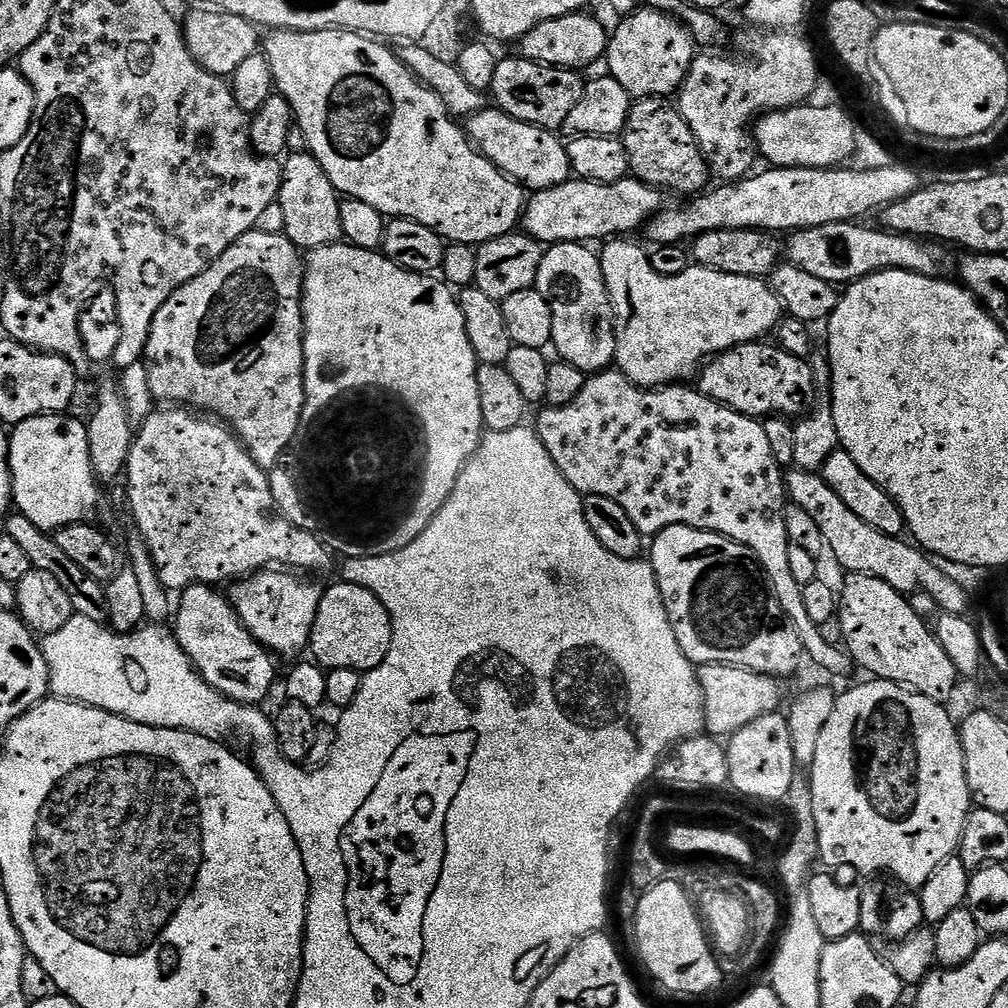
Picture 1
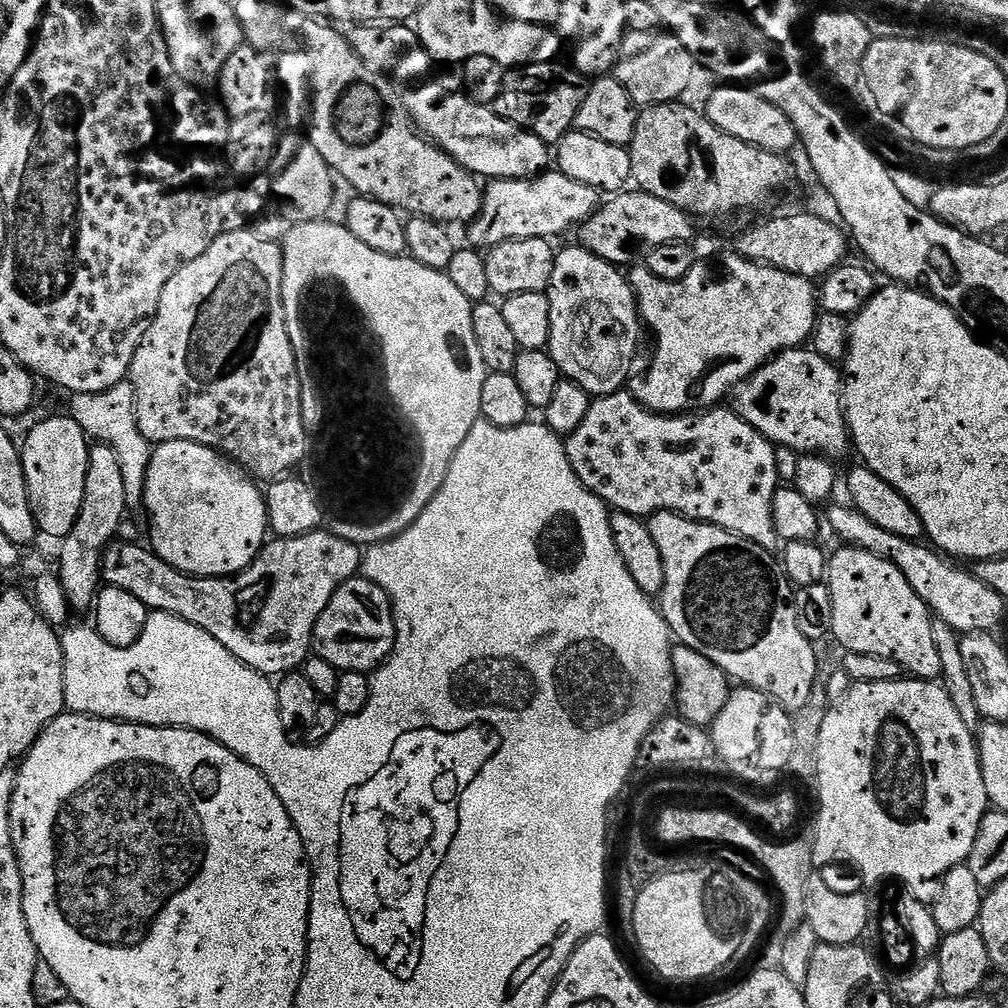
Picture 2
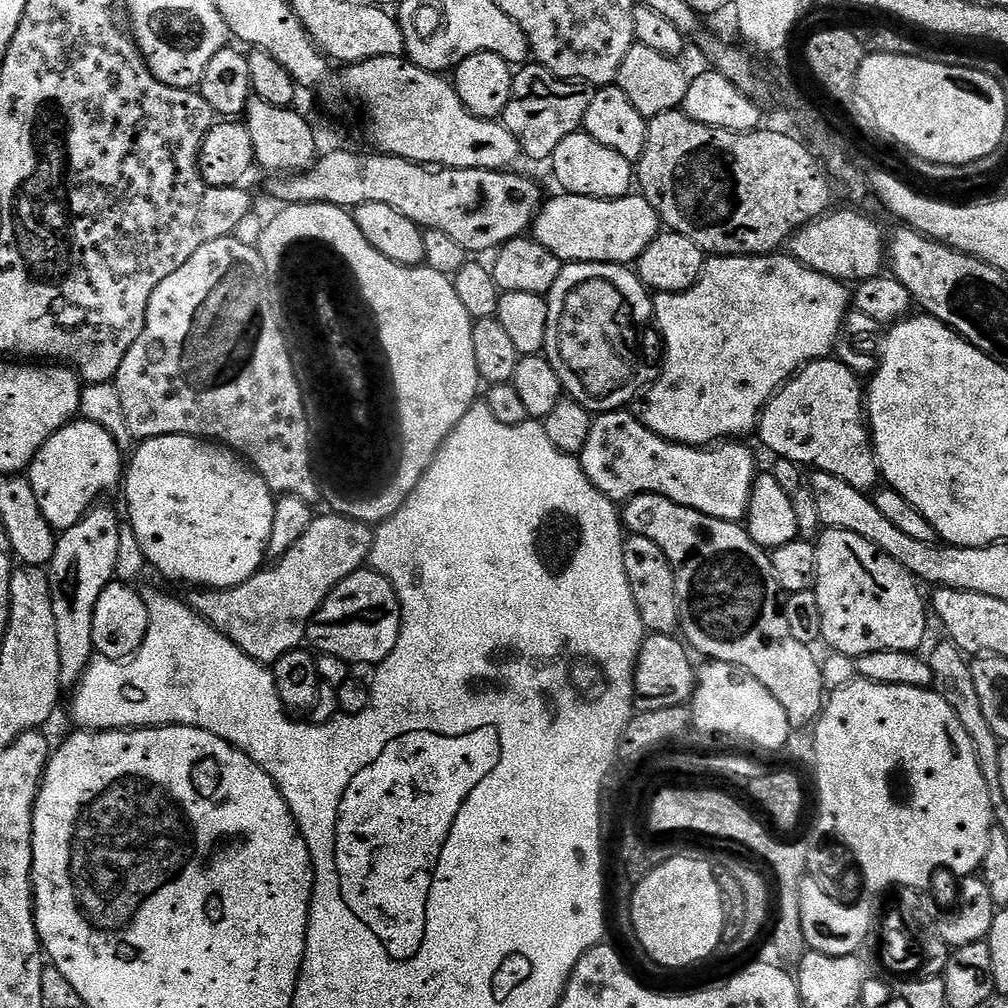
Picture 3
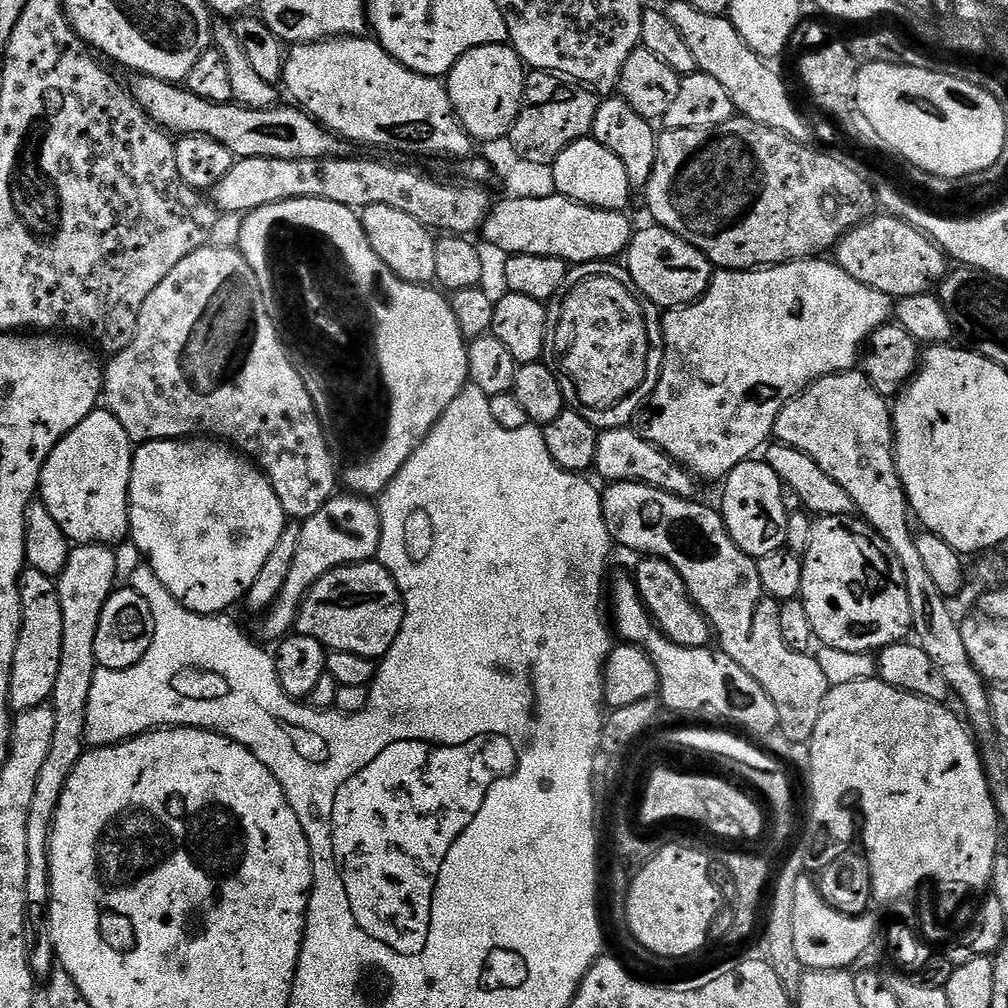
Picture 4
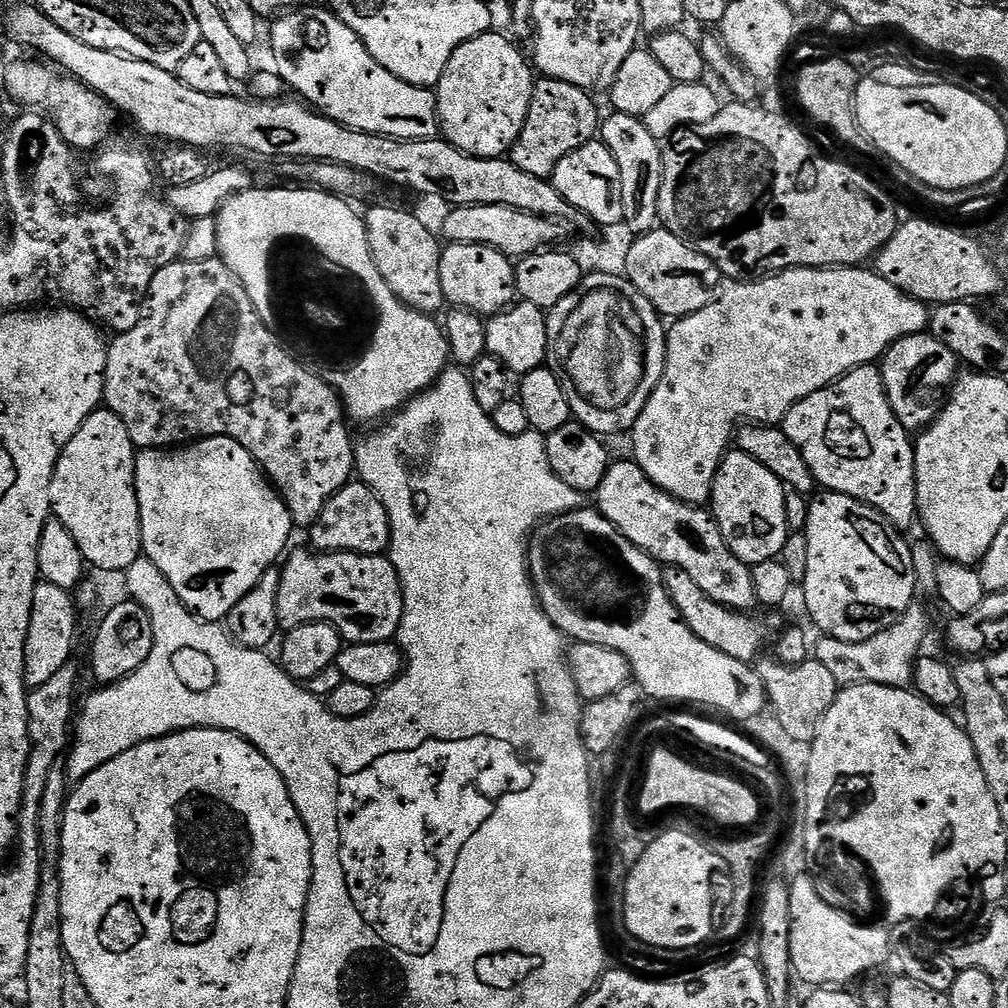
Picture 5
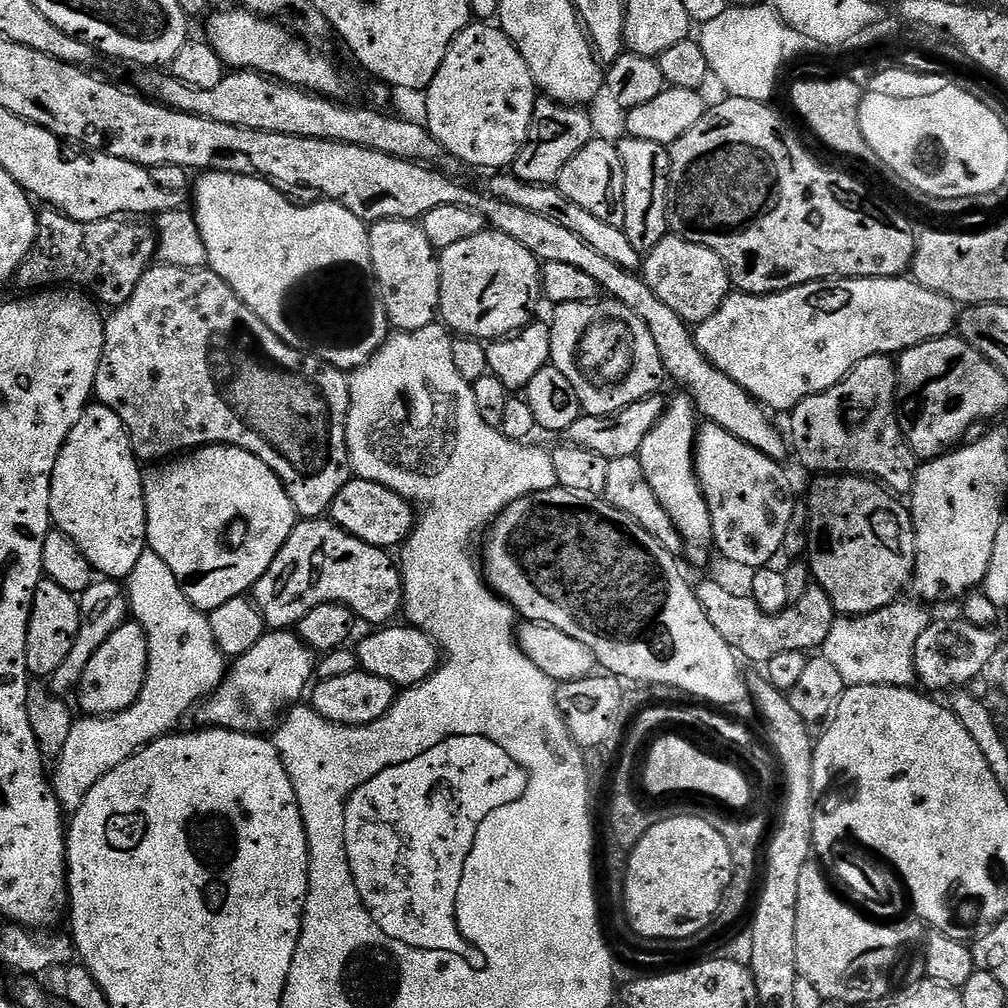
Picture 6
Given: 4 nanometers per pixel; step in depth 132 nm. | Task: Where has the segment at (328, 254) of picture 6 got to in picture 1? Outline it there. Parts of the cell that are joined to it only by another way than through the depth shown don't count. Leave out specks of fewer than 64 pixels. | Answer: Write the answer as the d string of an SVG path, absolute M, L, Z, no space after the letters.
M337 242L327 244L321 248L311 249L307 253L306 263L304 265L304 419L300 425L299 439L304 440L304 448L308 452L316 451L312 456L312 472L316 476L328 475L324 484L320 484L316 488L316 501L311 501L310 512L313 517L321 524L326 531L332 535L331 543L336 543L335 551L341 552L341 557L351 558L353 556L390 556L398 554L403 548L408 548L410 542L414 542L414 538L418 538L418 534L422 534L422 530L426 530L426 526L430 526L430 522L438 514L438 510L442 510L442 506L450 498L450 494L454 490L454 486L460 477L460 471L468 465L468 461L480 448L480 441L485 435L486 429L484 419L482 418L482 402L478 402L478 378L476 377L476 369L478 361L474 354L474 346L470 346L470 338L466 334L466 322L462 318L462 310L460 309L460 301L457 293L443 279L437 278L432 274L422 272L411 272L402 266L398 266L387 256L379 251L371 248L355 248L353 244L347 242Z

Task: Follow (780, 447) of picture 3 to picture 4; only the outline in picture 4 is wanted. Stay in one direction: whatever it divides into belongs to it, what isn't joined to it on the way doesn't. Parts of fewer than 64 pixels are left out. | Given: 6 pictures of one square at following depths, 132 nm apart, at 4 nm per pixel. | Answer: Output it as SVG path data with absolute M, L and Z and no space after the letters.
M863 371L833 372L831 376L817 380L780 411L772 434L779 443L794 446L794 450L802 450L802 454L810 454L810 458L818 462L818 466L822 466L846 494L850 494L855 511L875 532L882 534L886 542L890 542L890 550L894 550L906 578L915 639L946 678L951 695L960 699L963 715L979 743L990 743L992 734L994 738L997 731L992 716L992 693L984 675L966 652L960 620L948 605L951 604L949 597L938 590L930 570L926 570L926 562L922 562L918 554L908 495L896 465L896 429L892 426L889 401L868 381Z

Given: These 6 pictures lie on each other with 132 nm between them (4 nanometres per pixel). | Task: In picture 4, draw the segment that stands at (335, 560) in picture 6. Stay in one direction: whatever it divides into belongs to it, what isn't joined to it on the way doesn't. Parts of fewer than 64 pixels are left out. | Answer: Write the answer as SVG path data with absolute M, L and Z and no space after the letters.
M378 562L347 564L345 568L330 570L318 582L300 604L300 613L296 619L295 631L302 636L309 636L322 642L325 648L333 652L358 654L369 658L382 658L394 646L394 638L398 638L398 630L404 621L404 599L400 593L400 585L390 573Z

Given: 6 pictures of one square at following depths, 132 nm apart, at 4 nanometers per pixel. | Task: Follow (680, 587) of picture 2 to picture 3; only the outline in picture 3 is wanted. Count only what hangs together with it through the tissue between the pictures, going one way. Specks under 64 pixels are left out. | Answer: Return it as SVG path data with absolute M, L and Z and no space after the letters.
M638 494L623 501L622 523L631 535L650 538L666 554L674 574L683 639L704 658L733 664L758 678L778 698L793 729L815 725L826 703L821 661L809 645L790 634L772 557L750 538L747 527L710 518L658 494Z

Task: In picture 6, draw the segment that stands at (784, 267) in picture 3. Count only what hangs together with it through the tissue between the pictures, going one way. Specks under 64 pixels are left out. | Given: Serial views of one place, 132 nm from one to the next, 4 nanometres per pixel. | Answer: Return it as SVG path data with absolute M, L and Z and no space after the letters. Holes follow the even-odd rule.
M879 276L878 278L866 278L865 280L815 280L785 292L775 292L769 296L752 296L748 292L736 290L725 298L722 306L713 316L706 318L698 325L694 335L698 350L702 350L702 354L706 354L706 358L710 362L714 362L714 366L718 366L718 370L722 370L722 374L734 378L734 382L738 382L738 386L742 386L742 390L746 390L755 400L759 400L765 408L773 413L784 412L784 414L788 414L806 398L810 398L819 392L830 390L835 384L845 380L850 374L850 370L854 370L854 366L858 366L858 362L862 362L871 356L899 354L927 340L937 340L943 336L953 335L957 328L958 305L950 298L946 298L934 290L926 290L926 286L916 283L911 278ZM687 394L679 395L667 401L662 418L654 426L654 430L646 434L638 459L642 474L646 474L646 482L650 482L650 490L654 490L654 498L658 498L658 502L662 502L662 510L670 514L670 522L674 522L685 545L689 549L696 548L692 552L692 560L700 564L708 556L704 547L713 543L712 515L696 477L698 413Z

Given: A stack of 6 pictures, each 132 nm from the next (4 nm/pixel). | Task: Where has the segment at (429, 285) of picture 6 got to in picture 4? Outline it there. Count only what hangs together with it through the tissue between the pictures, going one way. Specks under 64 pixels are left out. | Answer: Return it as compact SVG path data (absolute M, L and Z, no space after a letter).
M381 204L366 206L359 213L359 218L374 254L378 254L382 262L386 262L386 266L399 280L425 286L435 281L434 250L437 237L433 229L418 222L418 218L410 218L410 214L405 214L402 210L394 210L394 206L382 206Z

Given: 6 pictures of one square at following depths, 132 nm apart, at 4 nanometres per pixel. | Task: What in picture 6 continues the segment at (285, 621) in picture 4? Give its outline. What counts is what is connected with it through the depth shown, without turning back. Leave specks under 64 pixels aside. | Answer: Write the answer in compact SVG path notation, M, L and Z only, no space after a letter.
M353 478L346 482L346 486L342 486L342 490L338 490L338 498L334 498L330 509L330 519L333 524L346 530L346 534L375 548L392 550L392 547L395 549L408 539L416 527L418 516L414 505L394 490L378 482Z

